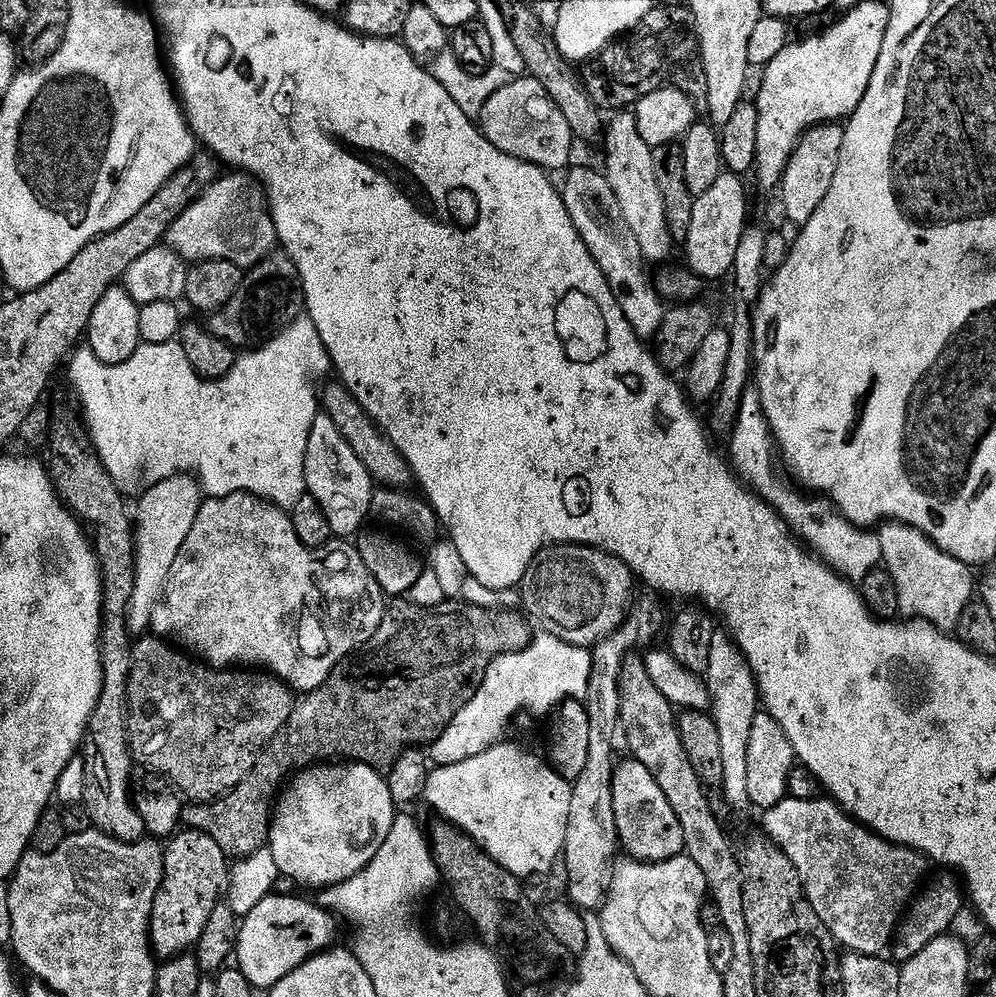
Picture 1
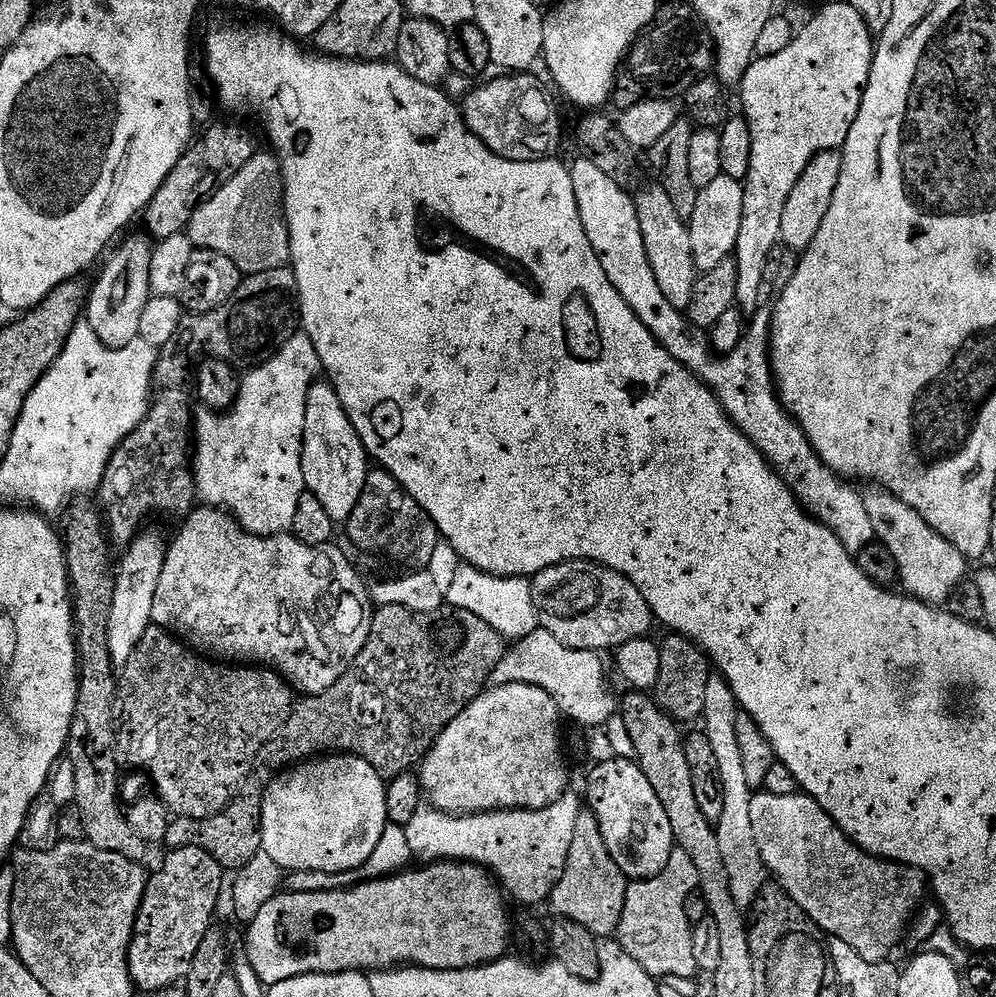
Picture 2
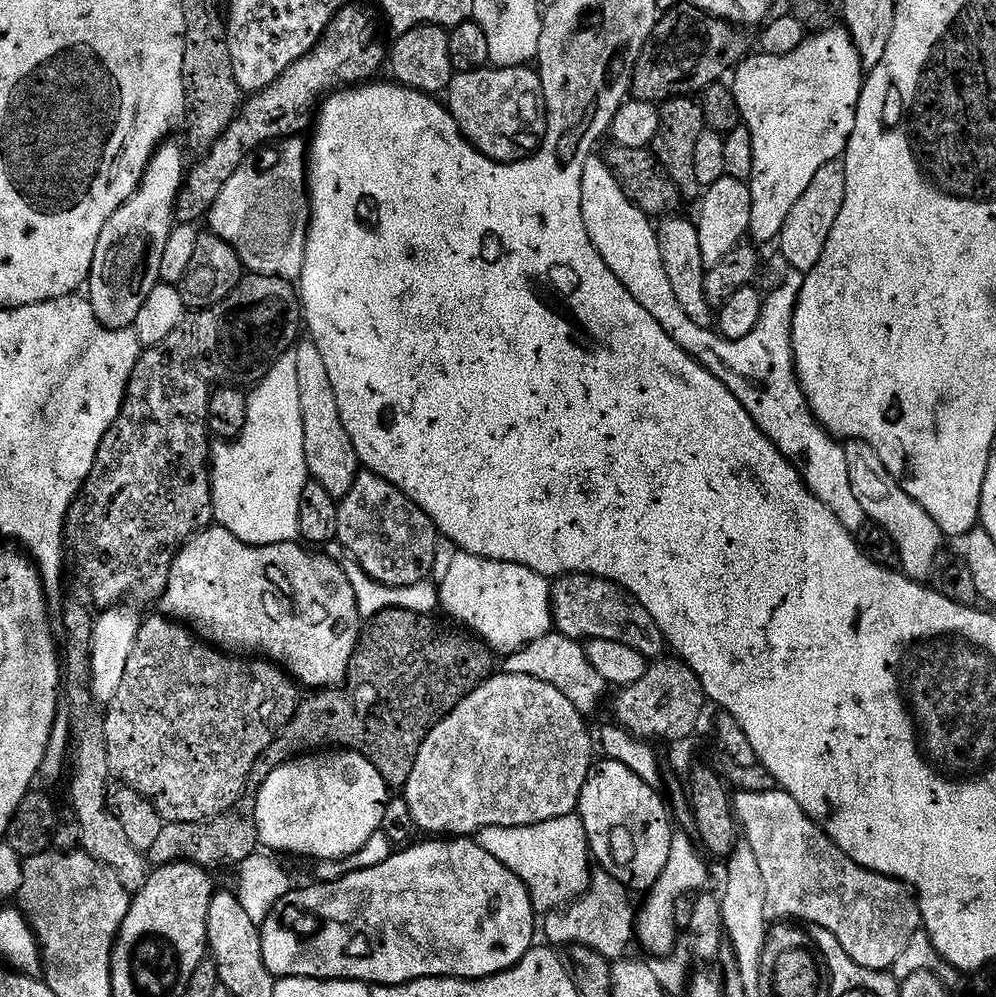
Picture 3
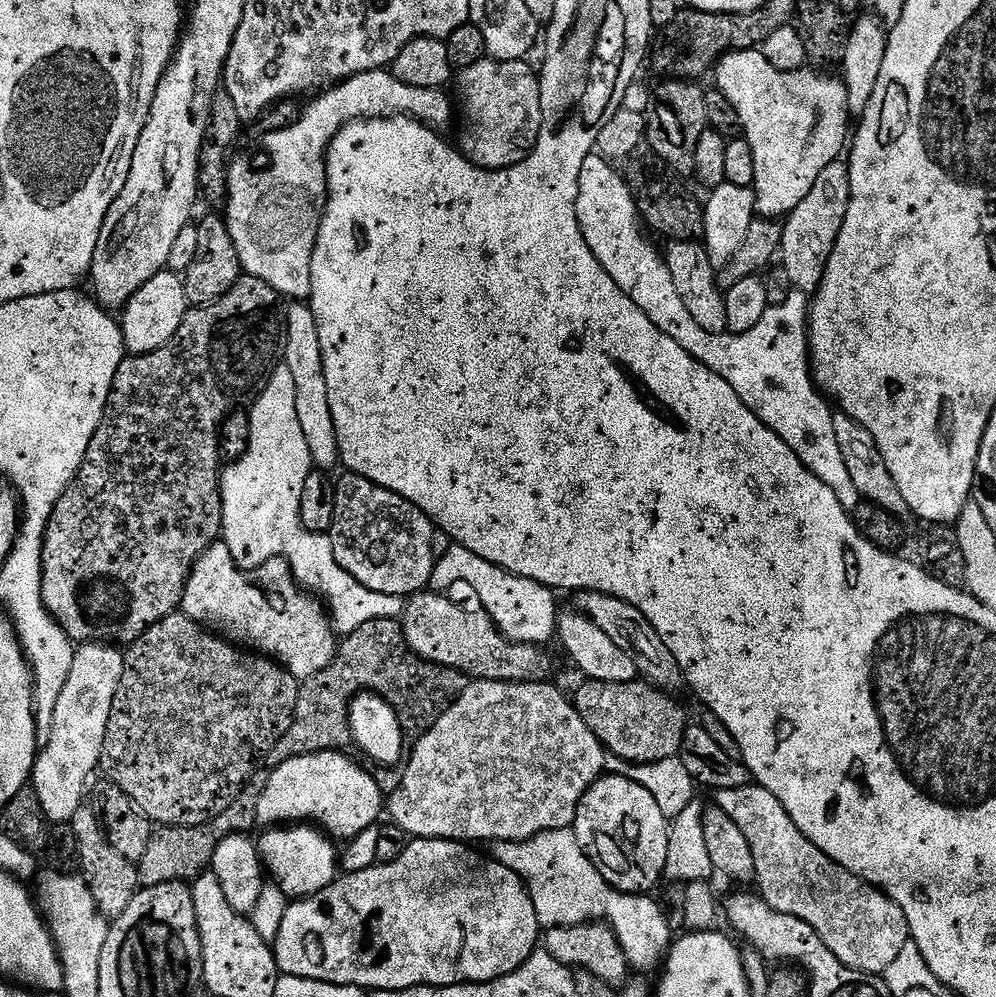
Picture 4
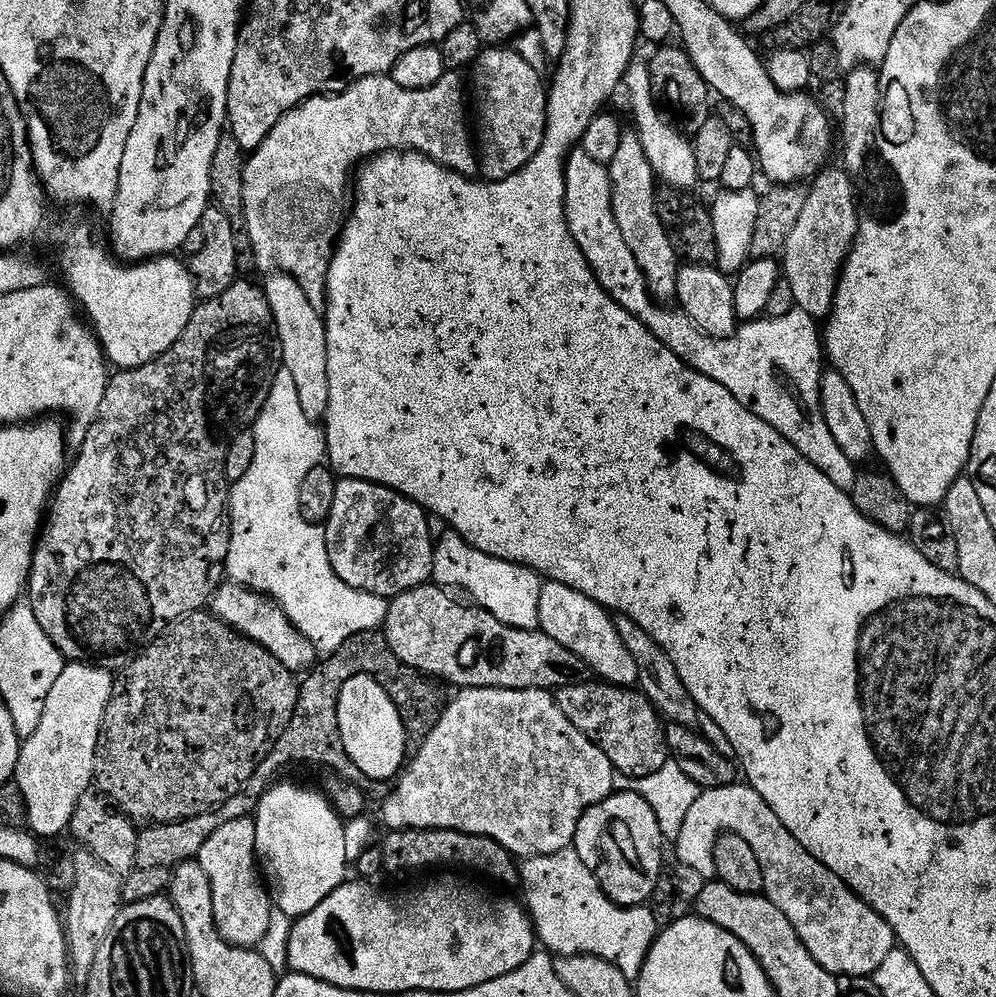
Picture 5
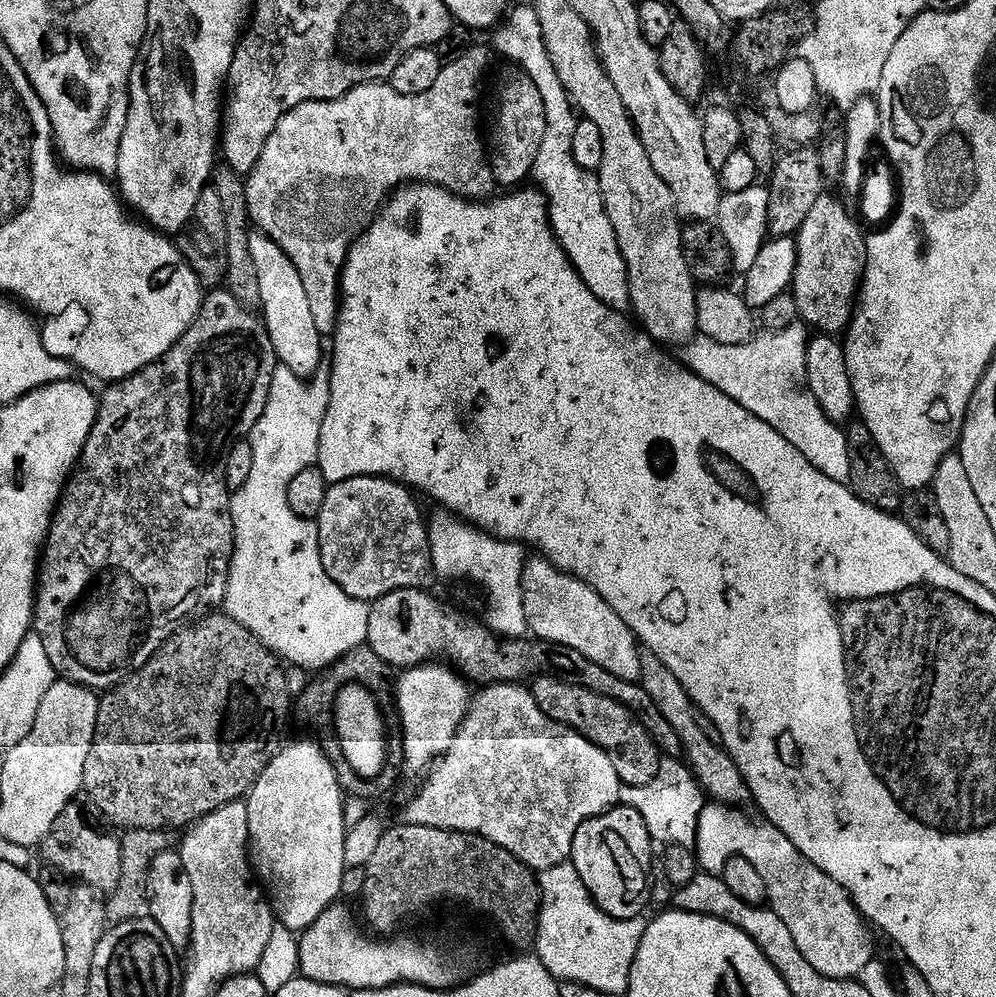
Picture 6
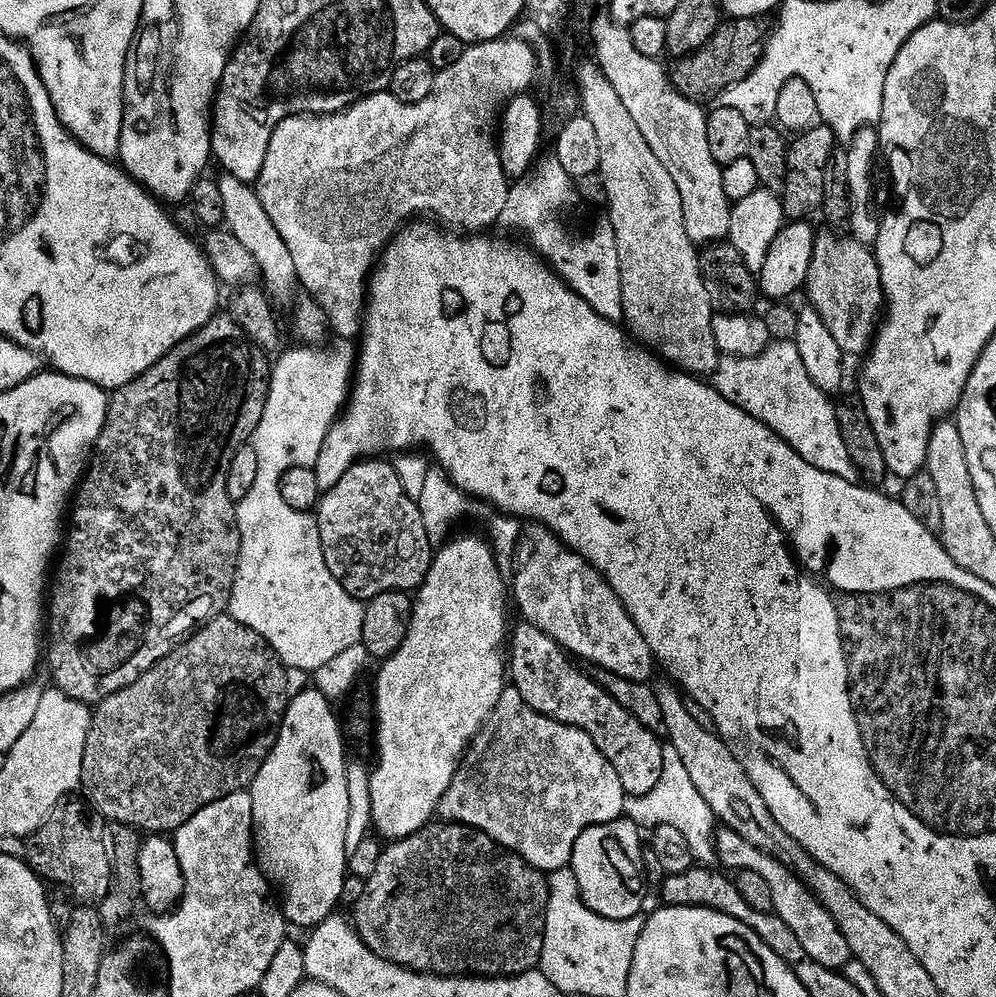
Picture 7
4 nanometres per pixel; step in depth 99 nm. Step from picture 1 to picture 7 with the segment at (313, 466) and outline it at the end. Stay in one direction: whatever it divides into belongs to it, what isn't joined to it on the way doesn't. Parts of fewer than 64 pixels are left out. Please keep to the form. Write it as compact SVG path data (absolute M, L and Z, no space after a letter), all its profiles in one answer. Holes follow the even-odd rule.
M229 174L221 175L219 182L223 204L222 215L228 219L227 231L234 233L238 242L242 242L250 250L252 257L256 259L259 273L262 276L264 274L269 284L267 287L280 290L284 296L290 295L291 286L296 286L298 282L294 258L290 254L290 246L286 246L282 234L278 234L278 226L270 222L270 214L266 214L266 206L262 206L255 187Z

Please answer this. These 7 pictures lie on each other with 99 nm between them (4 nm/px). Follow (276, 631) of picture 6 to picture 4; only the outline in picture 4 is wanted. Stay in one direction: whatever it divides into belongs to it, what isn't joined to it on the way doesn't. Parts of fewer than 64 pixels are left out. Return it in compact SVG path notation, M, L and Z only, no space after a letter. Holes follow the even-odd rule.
M281 366L273 370L266 390L251 405L250 415L250 446L243 458L229 463L223 469L220 478L224 507L222 542L230 550L236 565L251 570L271 560L285 560L291 566L292 576L297 584L326 601L333 625L341 637L349 636L354 630L358 630L358 626L366 626L366 622L403 617L405 597L387 596L374 590L366 590L362 582L358 582L353 576L346 574L342 566L338 566L331 535L311 532L302 526L302 486L306 486L306 478L314 471L314 465L310 458L310 446L306 446L306 434L302 434L302 426L298 423L298 409L294 407L294 377L290 375L288 368Z

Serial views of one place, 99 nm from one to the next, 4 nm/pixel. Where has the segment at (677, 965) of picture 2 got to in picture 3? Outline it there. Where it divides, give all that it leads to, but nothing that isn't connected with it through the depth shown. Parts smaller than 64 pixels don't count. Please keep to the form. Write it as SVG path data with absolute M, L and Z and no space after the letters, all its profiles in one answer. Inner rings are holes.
M673 835L670 846L670 862L666 862L666 870L662 870L658 882L654 882L654 886L648 889L643 897L643 900L645 899L644 905L641 908L639 905L636 912L635 939L649 952L649 957L652 958L671 956L677 947L676 903L680 900L680 892L696 894L707 885L704 884L708 880L708 868L704 865L705 857L703 855L700 857L696 853L696 850L698 851L697 845L694 843L693 837L689 836Z

